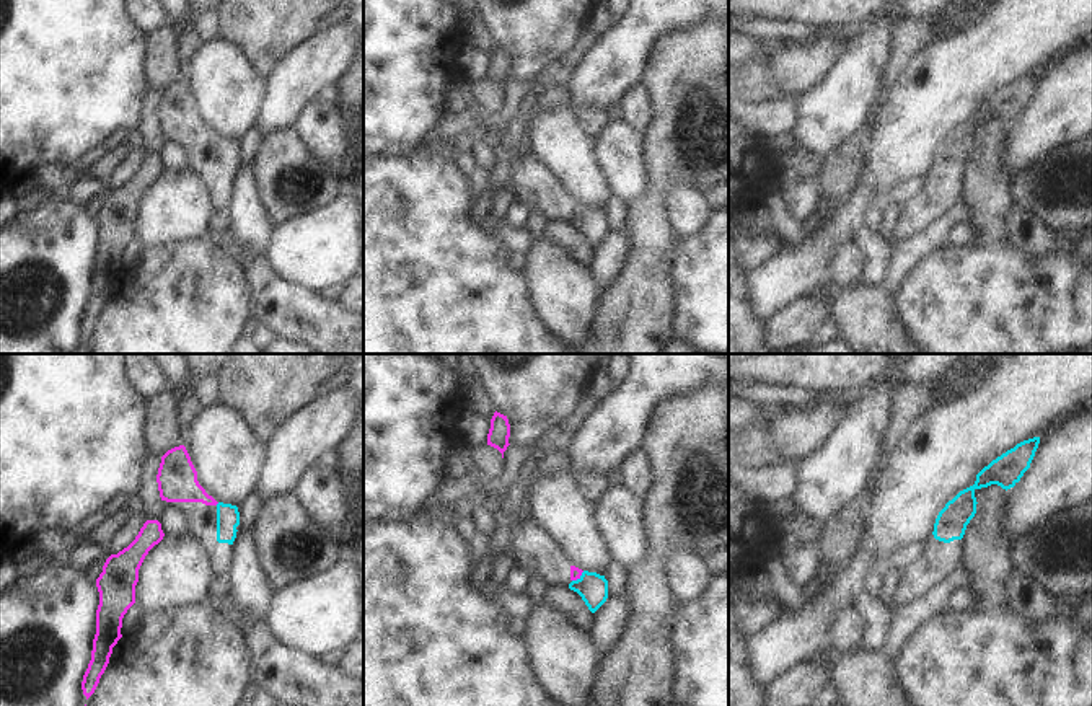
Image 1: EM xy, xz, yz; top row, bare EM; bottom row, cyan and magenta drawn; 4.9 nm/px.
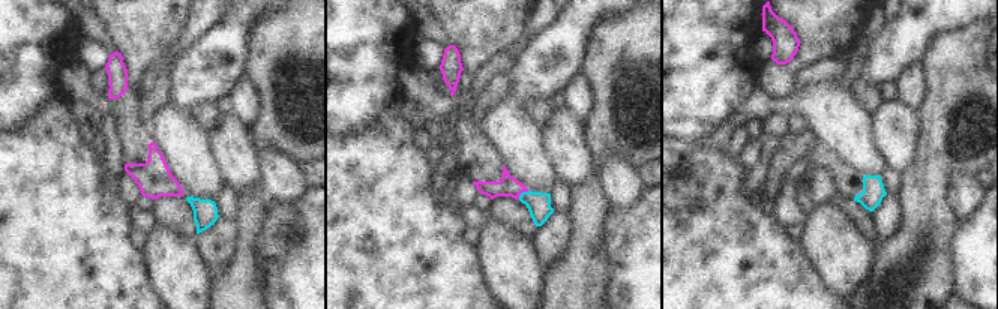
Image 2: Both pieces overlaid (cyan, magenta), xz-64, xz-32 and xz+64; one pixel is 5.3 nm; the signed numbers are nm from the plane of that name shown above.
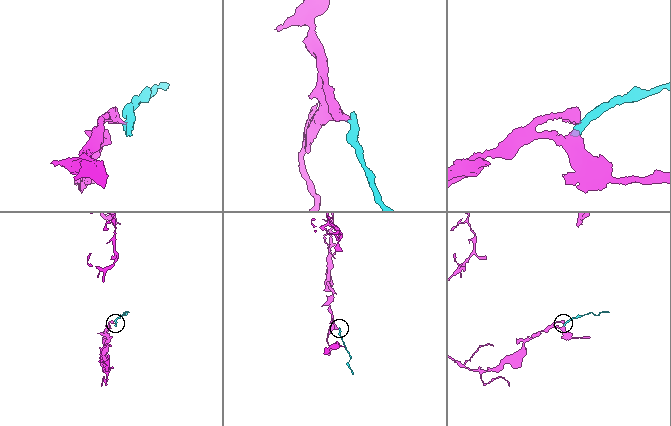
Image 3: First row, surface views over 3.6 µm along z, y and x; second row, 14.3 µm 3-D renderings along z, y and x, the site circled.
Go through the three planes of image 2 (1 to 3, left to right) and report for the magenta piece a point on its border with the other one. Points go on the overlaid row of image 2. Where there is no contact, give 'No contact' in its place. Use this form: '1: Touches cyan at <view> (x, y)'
1: No contact
2: Touches cyan at xz-32 (523, 192)
3: No contact.

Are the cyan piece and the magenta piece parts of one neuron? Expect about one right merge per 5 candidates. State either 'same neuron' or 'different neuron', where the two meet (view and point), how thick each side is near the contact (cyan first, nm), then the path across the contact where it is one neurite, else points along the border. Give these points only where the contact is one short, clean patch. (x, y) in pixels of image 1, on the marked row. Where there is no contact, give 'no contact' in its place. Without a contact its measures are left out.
same neuron; contact xz (577, 579); calibres 150 and 60 nm; way xz (592, 587), (577, 579), (576, 573)

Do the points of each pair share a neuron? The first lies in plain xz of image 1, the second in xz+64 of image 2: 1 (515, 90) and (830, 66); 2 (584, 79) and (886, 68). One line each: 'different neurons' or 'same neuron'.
1: same neuron
2: same neuron

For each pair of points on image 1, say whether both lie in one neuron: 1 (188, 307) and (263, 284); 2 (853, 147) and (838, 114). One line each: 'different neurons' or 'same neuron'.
1: different neurons
2: different neurons

